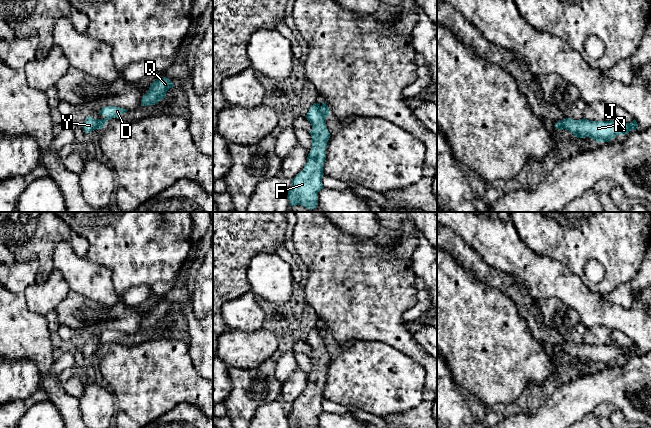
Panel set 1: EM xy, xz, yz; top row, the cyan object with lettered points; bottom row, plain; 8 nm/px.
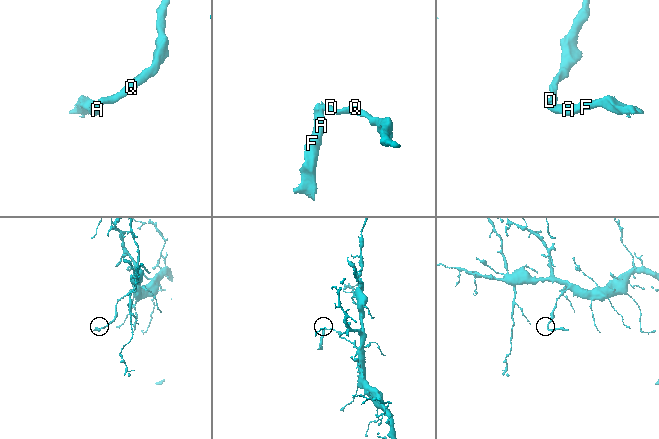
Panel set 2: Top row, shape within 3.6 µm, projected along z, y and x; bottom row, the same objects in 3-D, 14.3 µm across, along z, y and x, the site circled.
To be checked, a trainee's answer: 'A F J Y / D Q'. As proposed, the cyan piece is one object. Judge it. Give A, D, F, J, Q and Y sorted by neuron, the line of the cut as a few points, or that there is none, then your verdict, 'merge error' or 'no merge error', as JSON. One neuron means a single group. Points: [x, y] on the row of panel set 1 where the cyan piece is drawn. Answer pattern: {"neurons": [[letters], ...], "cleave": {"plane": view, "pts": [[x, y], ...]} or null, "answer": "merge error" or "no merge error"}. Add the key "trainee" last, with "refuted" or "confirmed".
{"neurons": [["A", "F", "J", "Y"], ["D", "Q"]], "cleave": {"plane": "xz", "pts": [[318, 107], [326, 116]]}, "answer": "merge error", "trainee": "confirmed"}

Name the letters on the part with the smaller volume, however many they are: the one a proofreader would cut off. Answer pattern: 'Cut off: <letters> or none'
Cut off: A, F, J, Y

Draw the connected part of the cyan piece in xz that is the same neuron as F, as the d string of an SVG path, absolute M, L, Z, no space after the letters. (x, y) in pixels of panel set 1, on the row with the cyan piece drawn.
M314 103L306 115L312 125L312 148L303 170L292 179L288 191L289 206L301 205L312 210L318 205L318 192L323 188L326 147L331 136L326 127L326 117L321 113L318 103Z

